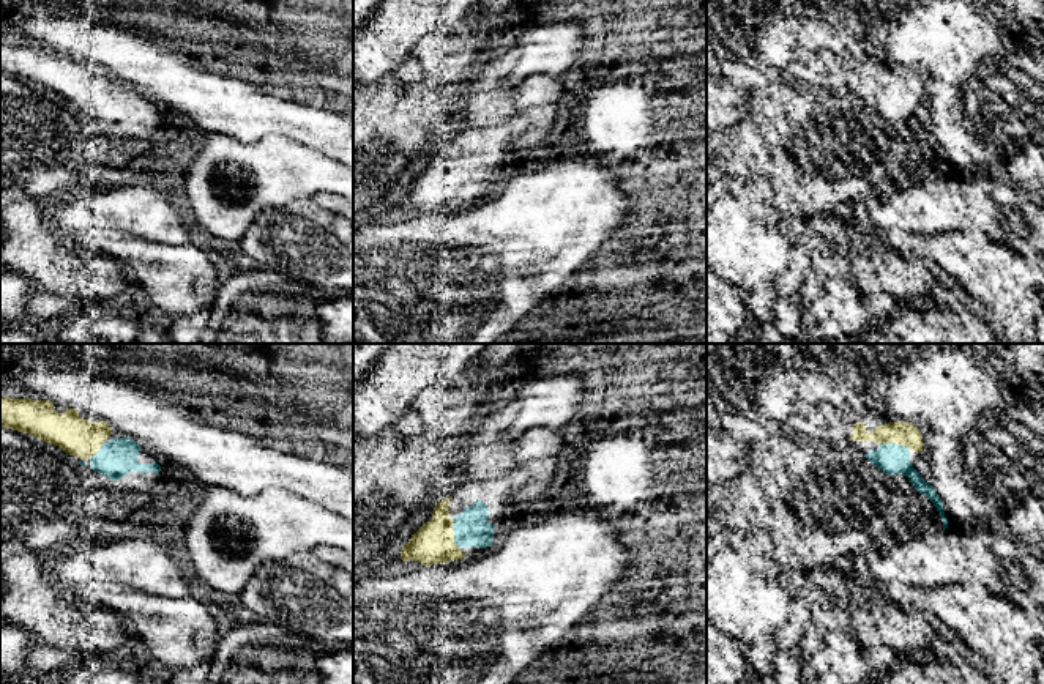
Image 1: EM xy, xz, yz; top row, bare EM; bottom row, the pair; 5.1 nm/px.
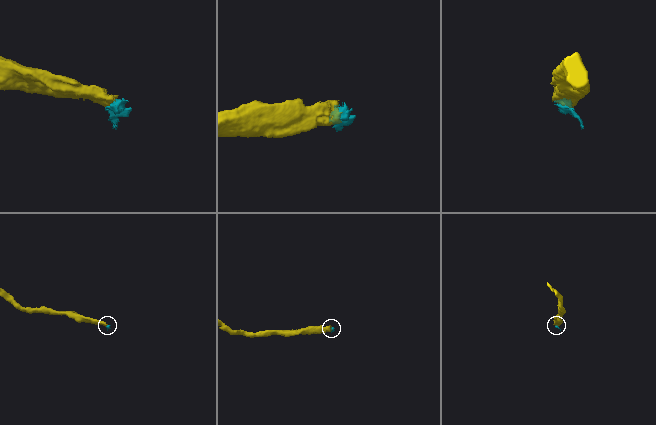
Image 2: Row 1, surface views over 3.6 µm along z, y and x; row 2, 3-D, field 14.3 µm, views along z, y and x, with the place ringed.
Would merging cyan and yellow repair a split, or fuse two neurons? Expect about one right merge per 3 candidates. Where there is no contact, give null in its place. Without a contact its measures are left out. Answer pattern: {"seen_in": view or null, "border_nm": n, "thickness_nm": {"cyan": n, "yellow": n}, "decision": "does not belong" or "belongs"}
{"seen_in": "yz", "border_nm": 160, "thickness_nm": {"cyan": 160, "yellow": 130}, "decision": "belongs"}

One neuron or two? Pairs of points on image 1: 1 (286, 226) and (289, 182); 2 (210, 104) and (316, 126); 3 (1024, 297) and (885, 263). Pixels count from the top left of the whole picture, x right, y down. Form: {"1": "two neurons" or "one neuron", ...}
{"1": "two neurons", "2": "one neuron", "3": "two neurons"}

